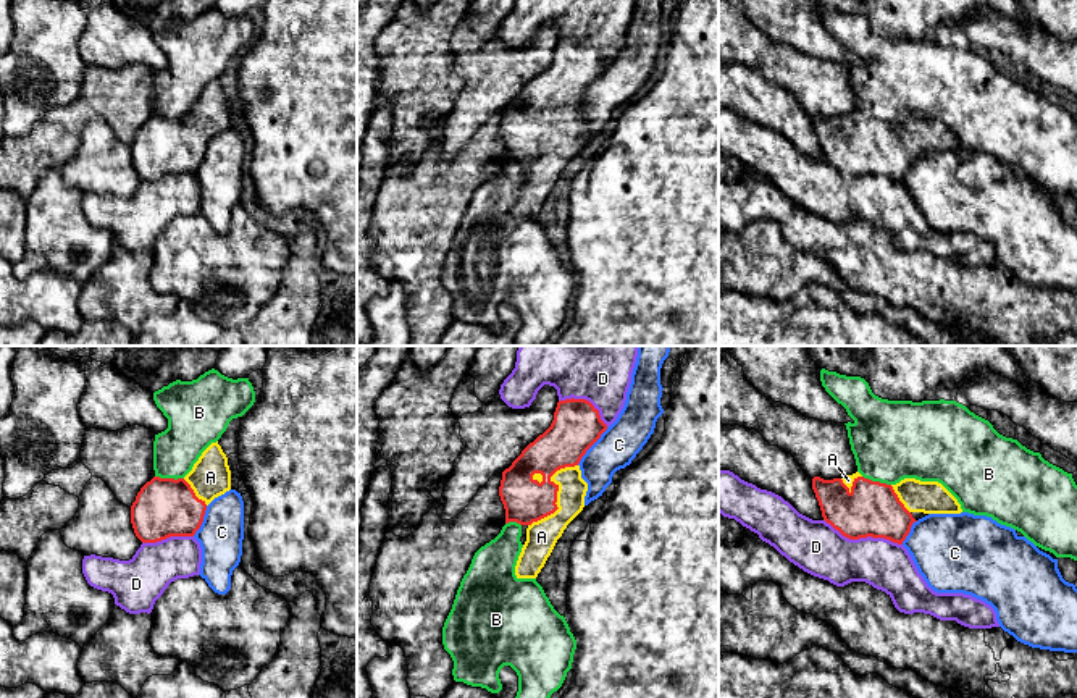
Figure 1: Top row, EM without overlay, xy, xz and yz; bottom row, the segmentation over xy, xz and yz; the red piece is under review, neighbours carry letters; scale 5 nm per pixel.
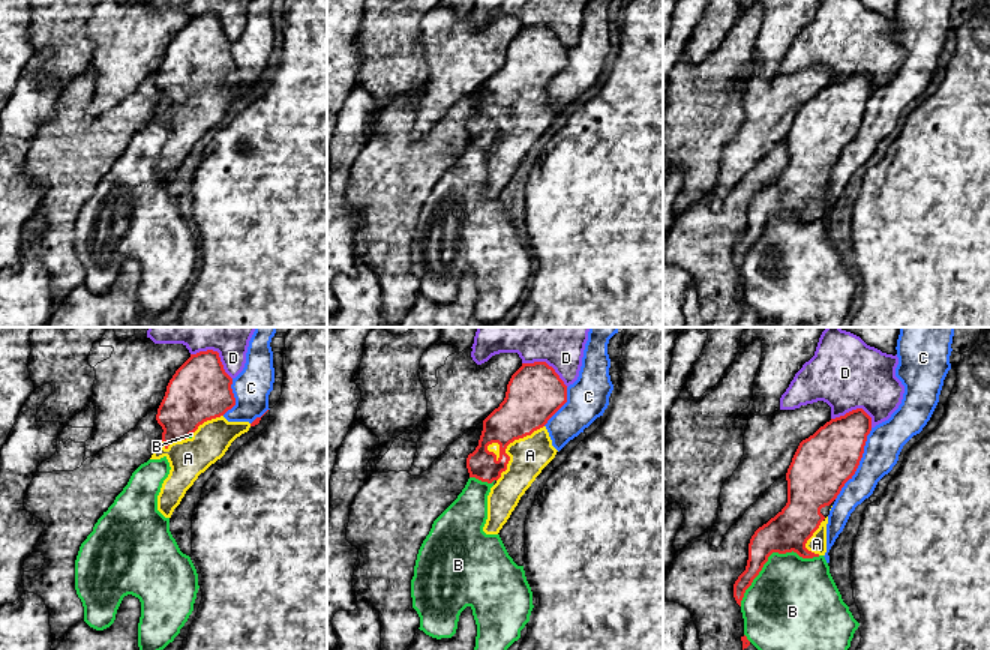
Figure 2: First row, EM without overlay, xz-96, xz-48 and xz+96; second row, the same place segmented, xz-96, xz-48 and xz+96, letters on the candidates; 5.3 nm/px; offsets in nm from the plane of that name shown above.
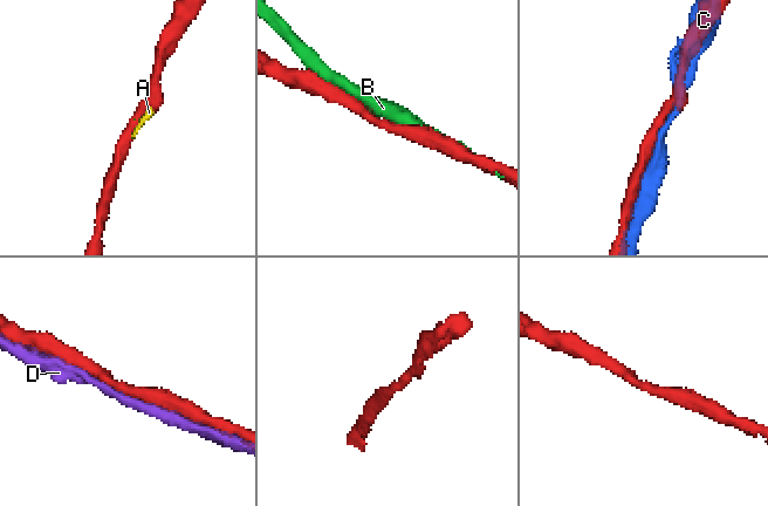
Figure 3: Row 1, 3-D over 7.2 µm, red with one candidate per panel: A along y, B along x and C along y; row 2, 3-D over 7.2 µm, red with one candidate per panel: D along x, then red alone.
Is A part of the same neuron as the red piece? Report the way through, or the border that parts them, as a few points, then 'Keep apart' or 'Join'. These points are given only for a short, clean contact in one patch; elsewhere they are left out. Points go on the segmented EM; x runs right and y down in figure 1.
Join

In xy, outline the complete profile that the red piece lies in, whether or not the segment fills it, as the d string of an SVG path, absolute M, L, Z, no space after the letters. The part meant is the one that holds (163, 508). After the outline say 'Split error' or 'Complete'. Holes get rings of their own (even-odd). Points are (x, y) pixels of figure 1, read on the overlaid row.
M212 443L184 478L153 477L131 506L131 524L142 543L194 536L207 506L231 490L231 470L221 446Z. Split error

